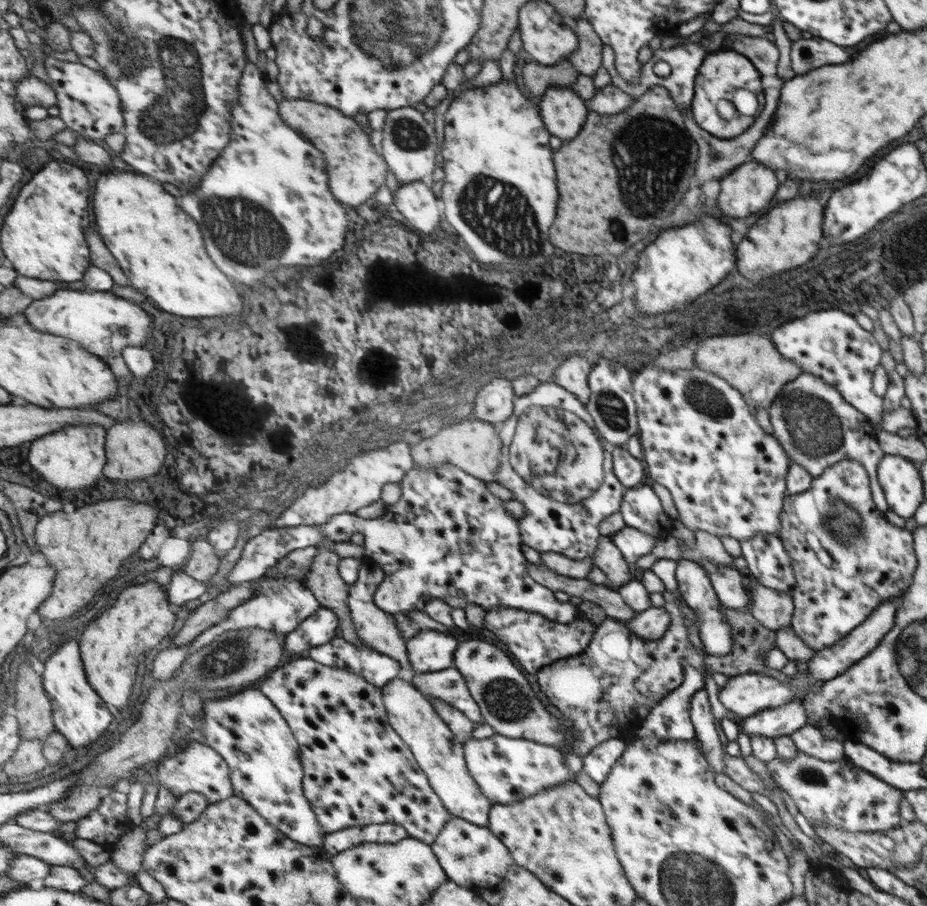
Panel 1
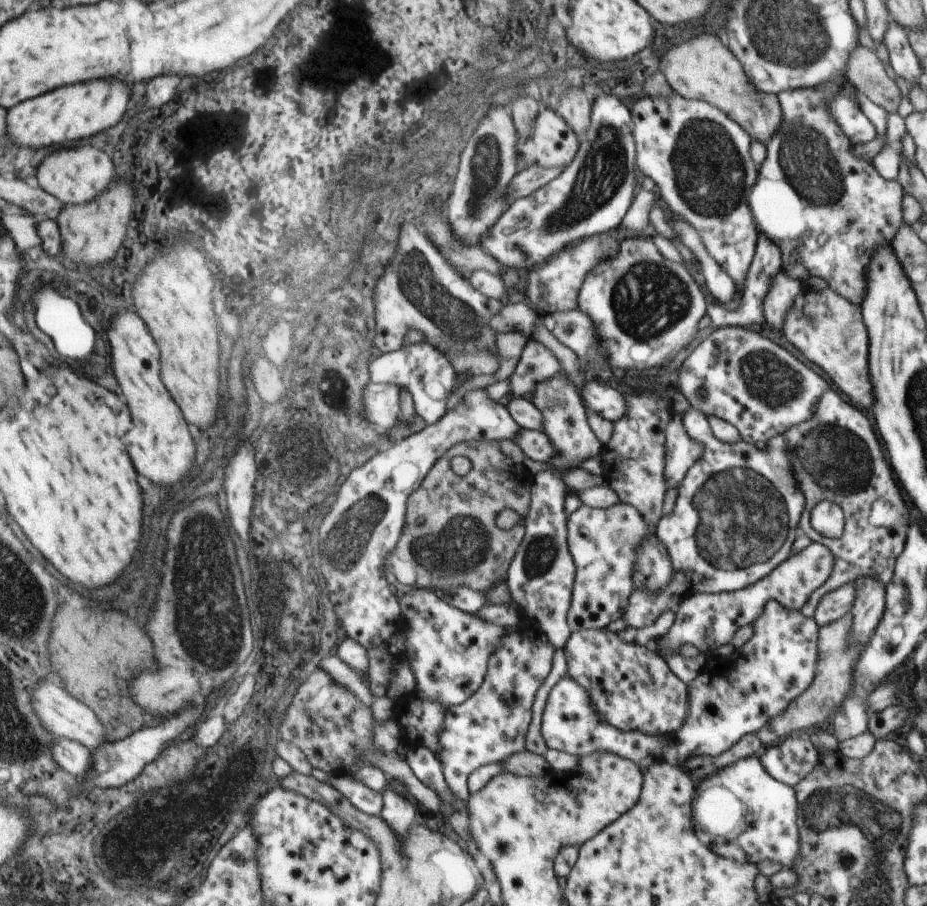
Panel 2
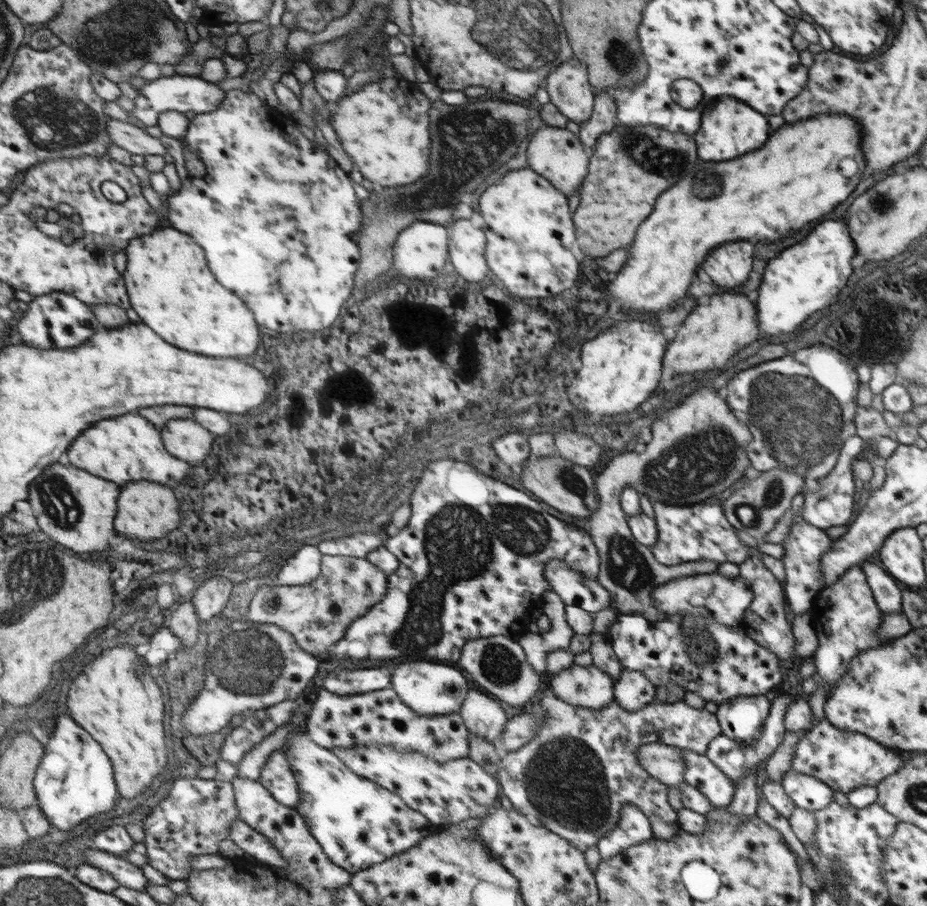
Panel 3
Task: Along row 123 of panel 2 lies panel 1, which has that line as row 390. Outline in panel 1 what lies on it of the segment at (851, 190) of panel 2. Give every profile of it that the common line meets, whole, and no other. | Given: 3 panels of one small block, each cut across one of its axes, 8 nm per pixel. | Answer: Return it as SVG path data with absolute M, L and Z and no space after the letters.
M802 373L768 408L773 435L776 435L792 462L806 468L813 478L818 478L829 466L846 459L860 461L869 476L872 500L882 512L889 509L882 486L877 479L877 468L885 455L875 428L832 384L821 382L812 374Z

